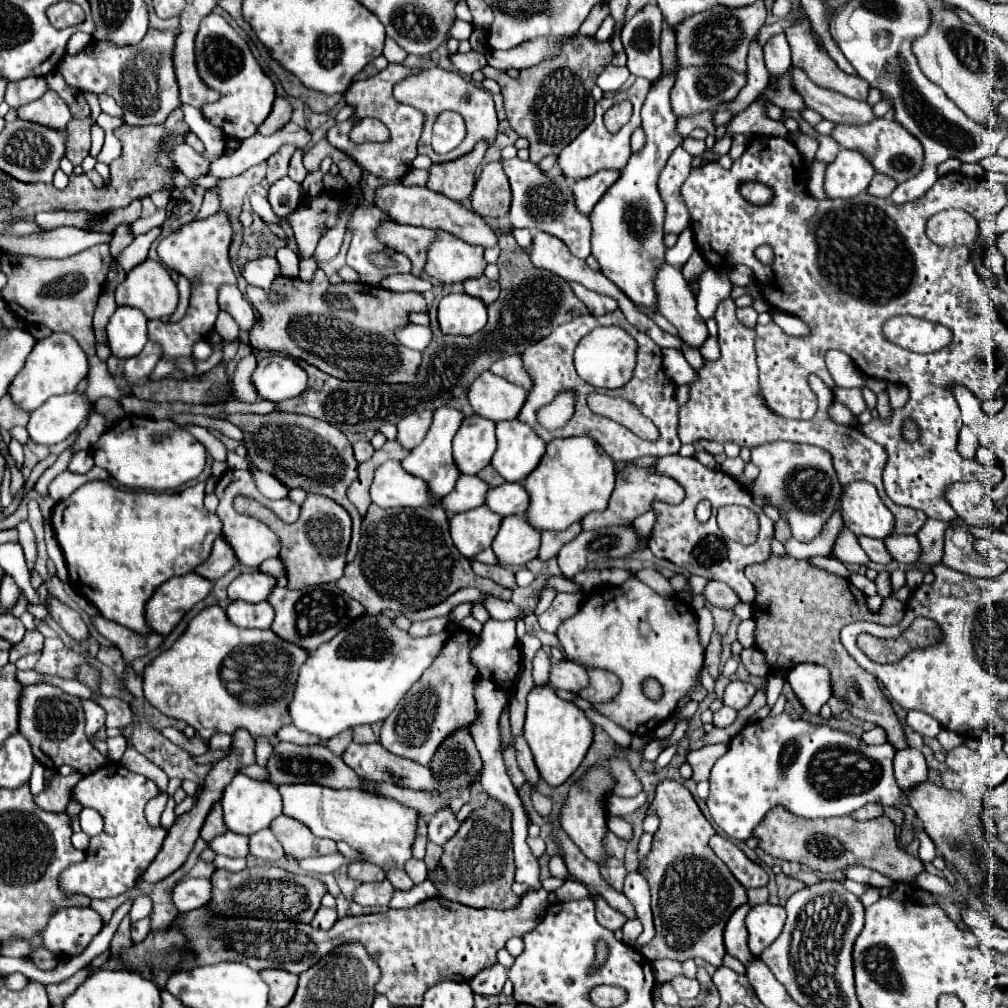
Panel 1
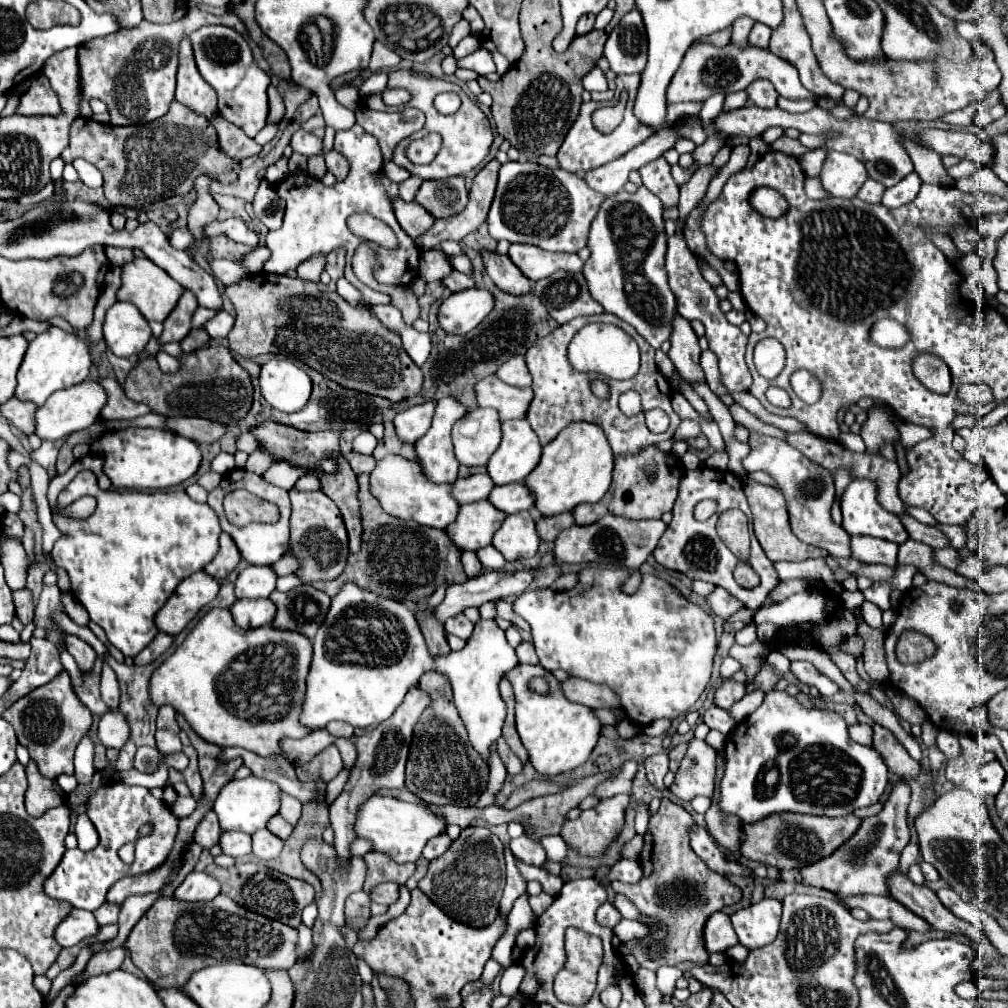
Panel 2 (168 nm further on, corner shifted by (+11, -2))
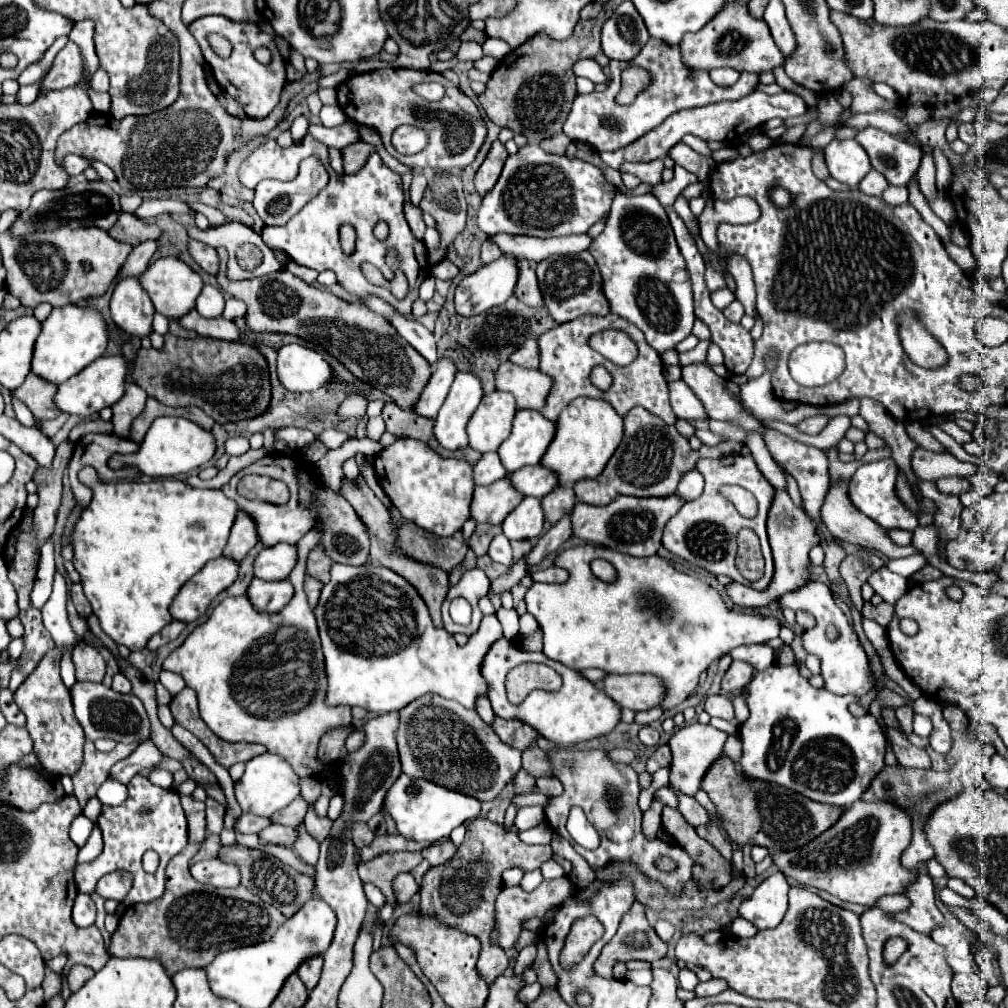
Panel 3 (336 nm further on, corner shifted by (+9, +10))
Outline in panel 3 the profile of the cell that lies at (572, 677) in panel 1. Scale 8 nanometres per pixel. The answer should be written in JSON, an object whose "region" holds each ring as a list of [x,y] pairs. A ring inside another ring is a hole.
{"region":[[[651,673],[643,675],[607,675],[603,683],[597,683],[603,691],[621,707],[633,711],[647,711],[661,705],[665,697],[665,685]]]}

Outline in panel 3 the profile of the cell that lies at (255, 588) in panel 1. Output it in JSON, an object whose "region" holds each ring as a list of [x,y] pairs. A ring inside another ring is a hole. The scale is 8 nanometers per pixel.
{"region":[[[279,543],[265,547],[255,559],[255,577],[265,581],[287,579],[293,567],[297,565],[297,545]]]}

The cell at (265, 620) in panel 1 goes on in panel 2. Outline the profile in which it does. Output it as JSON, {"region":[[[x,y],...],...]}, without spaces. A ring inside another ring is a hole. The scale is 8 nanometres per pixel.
{"region":[[[239,599],[229,607],[229,613],[237,627],[255,629],[273,621],[275,605],[269,599]]]}

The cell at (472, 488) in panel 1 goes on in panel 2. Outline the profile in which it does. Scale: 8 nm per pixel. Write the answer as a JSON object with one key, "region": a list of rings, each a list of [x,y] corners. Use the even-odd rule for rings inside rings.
{"region":[[[487,473],[483,475],[471,475],[467,479],[457,479],[453,483],[453,499],[459,501],[461,505],[465,503],[475,503],[475,501],[481,501],[481,499],[487,499],[489,491],[493,489],[493,481]]]}

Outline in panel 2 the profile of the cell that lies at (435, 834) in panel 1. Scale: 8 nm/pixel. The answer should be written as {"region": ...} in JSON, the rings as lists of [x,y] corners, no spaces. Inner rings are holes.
{"region":[[[439,833],[437,837],[431,837],[431,839],[427,841],[425,849],[423,849],[423,857],[425,857],[427,861],[433,861],[435,857],[439,857],[439,855],[443,855],[443,853],[447,851],[449,843],[451,843],[451,839],[449,839],[447,833]]]}

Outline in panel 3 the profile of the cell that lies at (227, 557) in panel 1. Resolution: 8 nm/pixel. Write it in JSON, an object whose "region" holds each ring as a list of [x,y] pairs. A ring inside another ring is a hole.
{"region":[[[241,511],[231,529],[231,537],[223,555],[233,561],[243,561],[257,541],[259,541],[259,535],[255,533],[255,521],[251,521],[251,517],[247,517],[247,513]]]}

